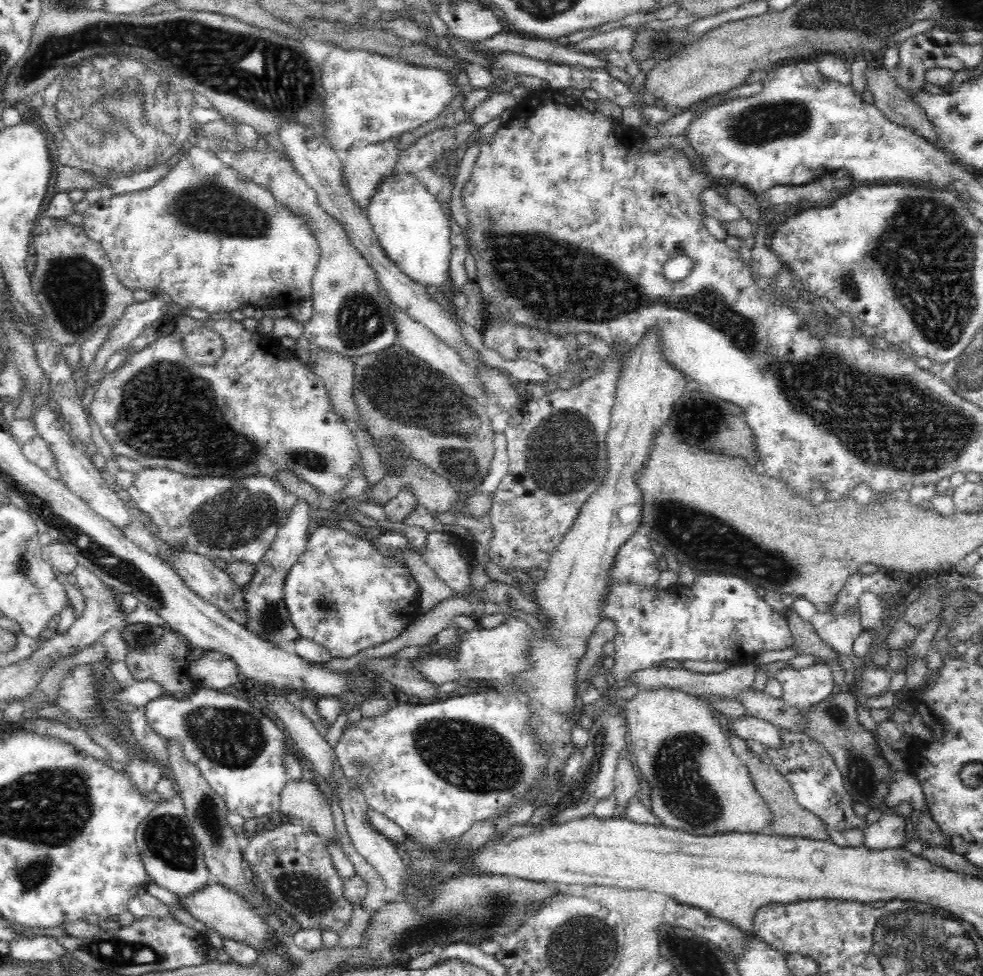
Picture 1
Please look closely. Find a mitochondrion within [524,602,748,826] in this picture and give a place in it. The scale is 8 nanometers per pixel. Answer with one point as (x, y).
(567, 799)

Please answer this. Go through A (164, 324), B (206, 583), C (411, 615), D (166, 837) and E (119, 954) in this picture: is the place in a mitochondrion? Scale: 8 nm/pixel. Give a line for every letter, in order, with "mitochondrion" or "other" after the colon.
A: other
B: other
C: other
D: mitochondrion
E: mitochondrion

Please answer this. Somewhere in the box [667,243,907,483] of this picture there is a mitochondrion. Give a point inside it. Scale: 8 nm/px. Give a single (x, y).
(697, 422)

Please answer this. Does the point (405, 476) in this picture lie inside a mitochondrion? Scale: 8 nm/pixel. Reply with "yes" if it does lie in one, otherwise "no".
no

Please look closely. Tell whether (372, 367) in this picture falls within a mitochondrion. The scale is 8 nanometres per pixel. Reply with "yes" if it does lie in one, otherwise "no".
yes

